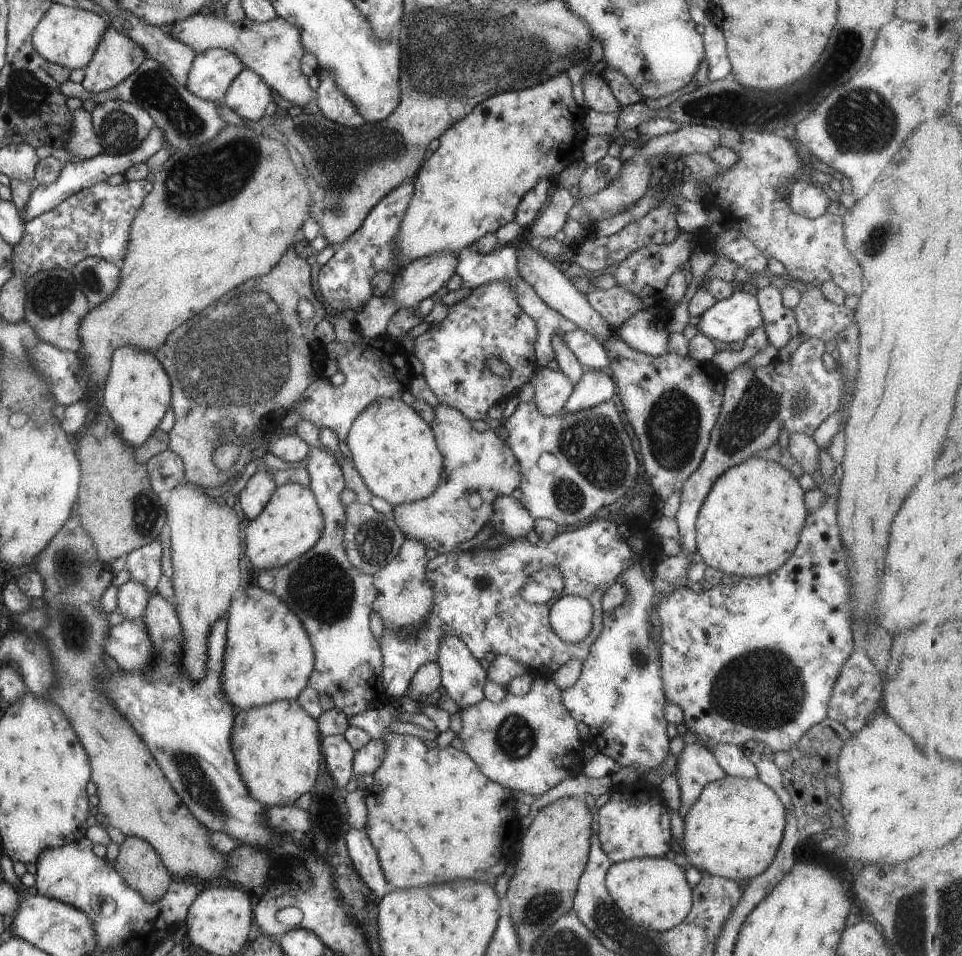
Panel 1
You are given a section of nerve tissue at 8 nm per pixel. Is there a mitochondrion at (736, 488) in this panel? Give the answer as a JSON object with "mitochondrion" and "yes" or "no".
{"mitochondrion":"no"}

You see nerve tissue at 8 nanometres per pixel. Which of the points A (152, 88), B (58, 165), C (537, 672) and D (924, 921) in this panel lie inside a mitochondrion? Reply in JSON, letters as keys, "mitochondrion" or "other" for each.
{"A":"mitochondrion","B":"other","C":"other","D":"mitochondrion"}

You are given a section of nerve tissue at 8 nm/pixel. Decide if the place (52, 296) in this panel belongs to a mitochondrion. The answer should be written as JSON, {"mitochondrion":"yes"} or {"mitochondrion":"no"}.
{"mitochondrion":"yes"}

